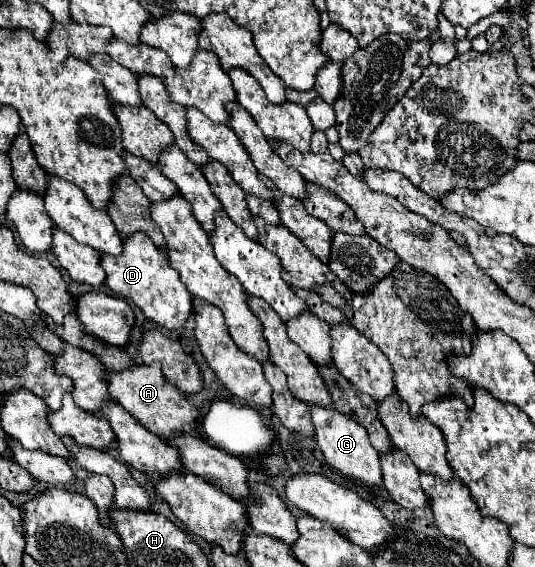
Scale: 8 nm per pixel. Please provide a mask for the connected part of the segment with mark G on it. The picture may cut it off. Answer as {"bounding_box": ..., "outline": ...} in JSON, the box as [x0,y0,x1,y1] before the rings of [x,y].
{"bounding_box":[311,406,383,486],"outline":[[[311,406],[311,418],[315,424],[315,442],[321,448],[325,460],[343,472],[347,478],[361,482],[363,486],[381,486],[383,474],[381,474],[381,462],[377,450],[371,446],[367,438],[367,430],[359,426],[355,420],[343,416],[335,408],[323,408],[323,406]]]}

